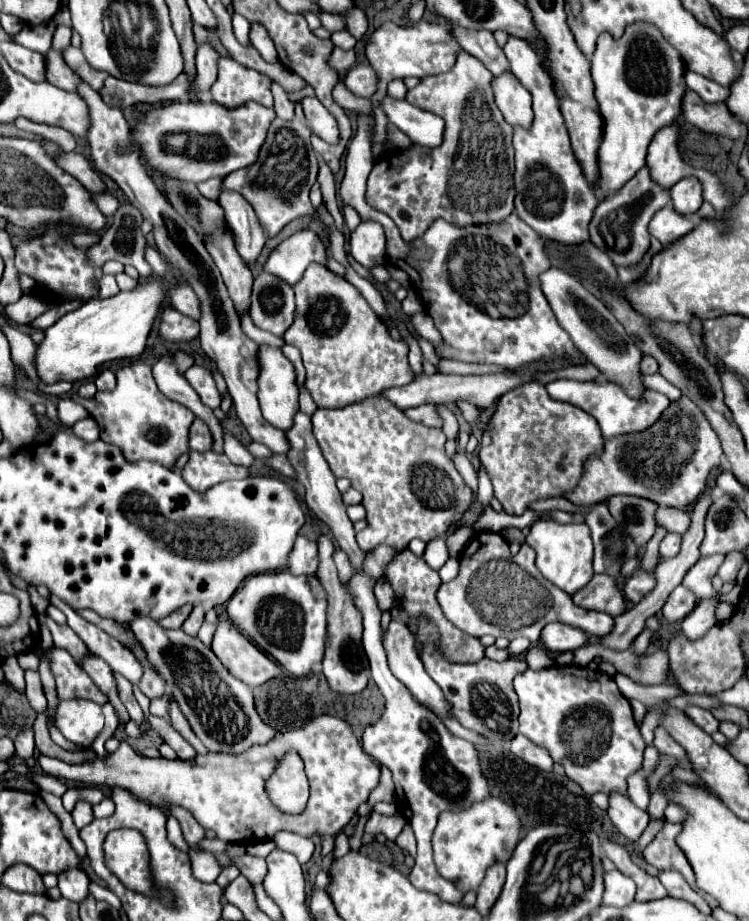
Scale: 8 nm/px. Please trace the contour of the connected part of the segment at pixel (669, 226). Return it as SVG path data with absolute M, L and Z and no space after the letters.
M665 205L663 209L659 209L651 223L649 223L649 233L653 237L657 237L663 245L683 237L685 233L689 233L691 229L695 227L693 219L687 219L687 217L681 217L679 213L675 213L675 209L671 205Z

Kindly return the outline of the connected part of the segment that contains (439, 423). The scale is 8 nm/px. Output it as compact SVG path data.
M421 405L421 407L413 407L413 409L407 409L405 415L417 423L423 423L427 427L435 427L435 429L441 429L443 427L443 417L439 415L437 407L435 405Z

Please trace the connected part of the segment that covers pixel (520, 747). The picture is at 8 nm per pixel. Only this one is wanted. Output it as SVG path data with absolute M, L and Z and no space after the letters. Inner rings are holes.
M515 735L515 739L511 741L511 751L521 757L525 763L543 769L543 771L551 771L553 769L553 759L549 757L549 751L535 745L533 741L529 741L525 735Z

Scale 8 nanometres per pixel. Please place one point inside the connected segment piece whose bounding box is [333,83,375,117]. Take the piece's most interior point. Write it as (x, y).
(347, 100)

